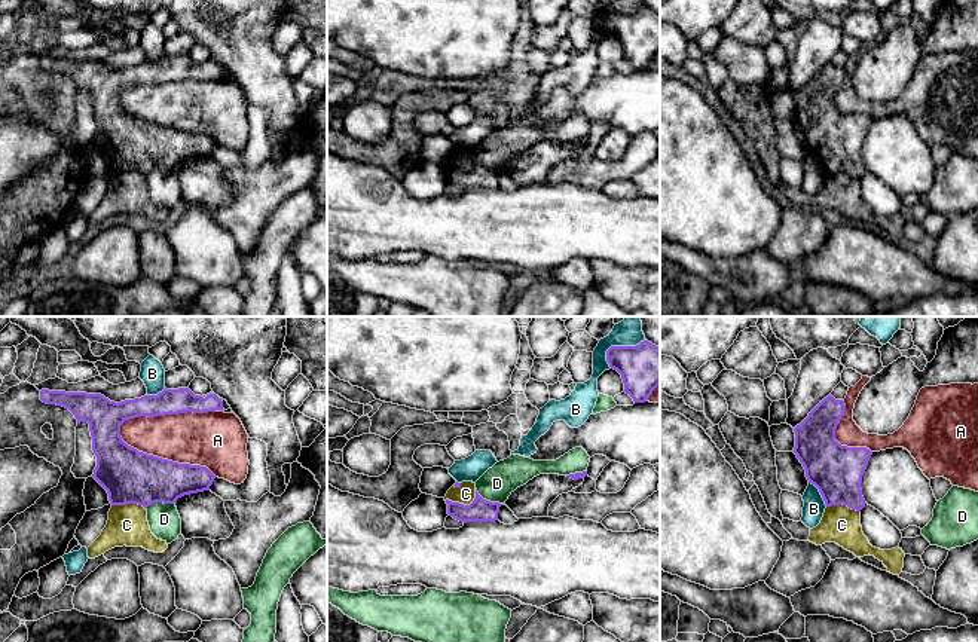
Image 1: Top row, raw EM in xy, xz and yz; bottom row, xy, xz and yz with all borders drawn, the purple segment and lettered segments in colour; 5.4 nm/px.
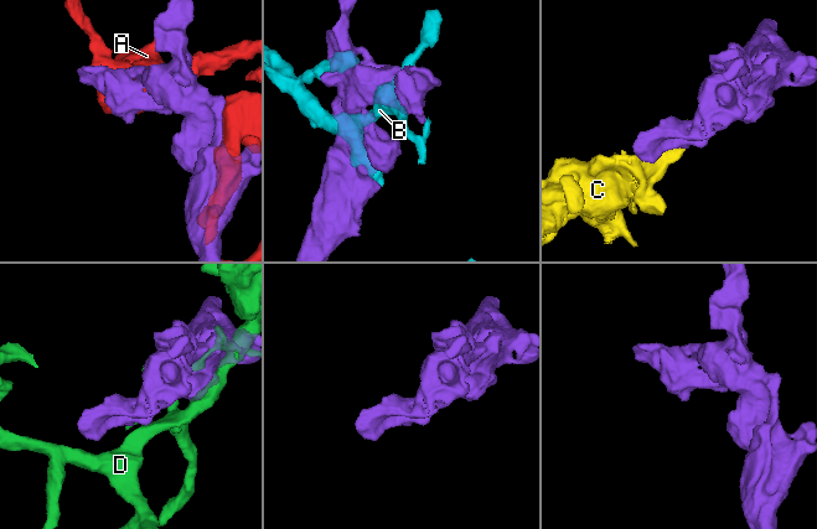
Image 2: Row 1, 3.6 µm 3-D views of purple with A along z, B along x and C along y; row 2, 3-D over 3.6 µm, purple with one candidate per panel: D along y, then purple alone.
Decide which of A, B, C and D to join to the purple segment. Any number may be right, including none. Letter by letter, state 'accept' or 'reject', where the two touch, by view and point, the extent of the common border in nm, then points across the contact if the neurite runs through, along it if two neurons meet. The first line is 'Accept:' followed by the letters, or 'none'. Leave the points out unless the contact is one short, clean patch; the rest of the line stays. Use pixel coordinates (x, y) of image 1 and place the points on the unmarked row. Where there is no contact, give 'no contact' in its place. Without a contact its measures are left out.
Accept: none
A: reject; meets purple in xy at (161, 125); contact 600 nm long
B: reject; meets purple in xz at (619, 14); contact 260 nm long
C: reject; meets purple in xz at (462, 171); contact 190 nm long; border along xz (476, 156), (476, 164), (468, 171), (445, 167)
D: reject; meets purple in xz at (488, 168); contact 170 nm long

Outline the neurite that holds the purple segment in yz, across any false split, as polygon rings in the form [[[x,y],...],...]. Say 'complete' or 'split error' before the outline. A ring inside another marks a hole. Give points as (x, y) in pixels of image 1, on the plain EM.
complete | [[[832,62],[823,65],[809,83],[794,95],[794,120],[803,131],[809,150],[819,156],[826,174],[843,171],[861,178],[867,171],[862,163],[861,150],[872,119],[867,114],[841,113],[835,107],[835,95],[844,83],[844,79],[846,71],[843,67],[835,67]]]

